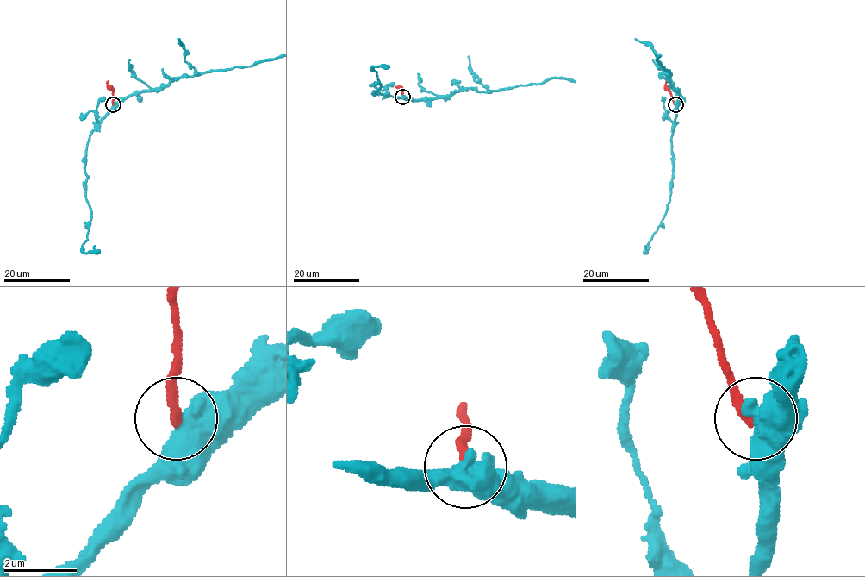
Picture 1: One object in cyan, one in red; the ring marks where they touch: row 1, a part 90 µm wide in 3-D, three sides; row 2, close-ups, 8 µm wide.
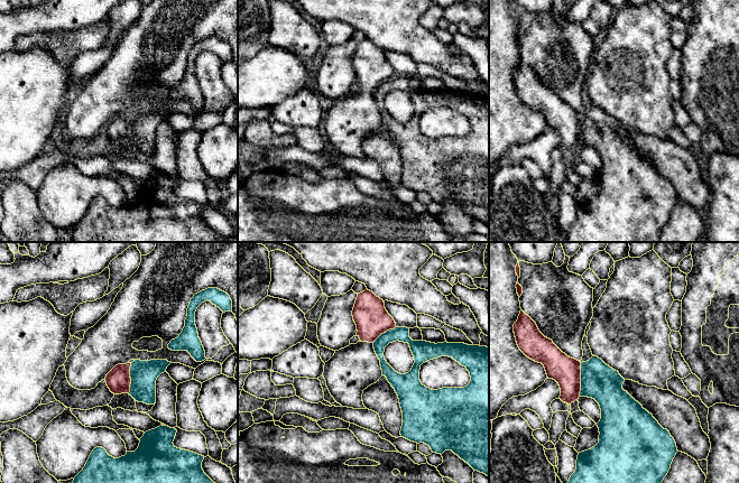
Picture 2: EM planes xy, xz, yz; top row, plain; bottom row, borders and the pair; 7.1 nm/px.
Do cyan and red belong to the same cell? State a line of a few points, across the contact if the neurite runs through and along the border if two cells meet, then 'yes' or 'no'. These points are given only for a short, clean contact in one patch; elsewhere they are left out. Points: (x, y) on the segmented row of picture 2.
line yz (581, 363), (581, 390), (579, 396); no

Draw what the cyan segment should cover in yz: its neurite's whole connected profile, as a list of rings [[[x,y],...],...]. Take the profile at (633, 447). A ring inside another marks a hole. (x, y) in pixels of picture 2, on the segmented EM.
[[[598,356],[581,363],[580,397],[594,399],[601,409],[599,428],[599,443],[591,449],[579,453],[576,470],[567,483],[662,483],[667,475],[677,451],[676,443],[667,429],[643,406],[622,389],[625,379],[618,371],[607,365]]]

